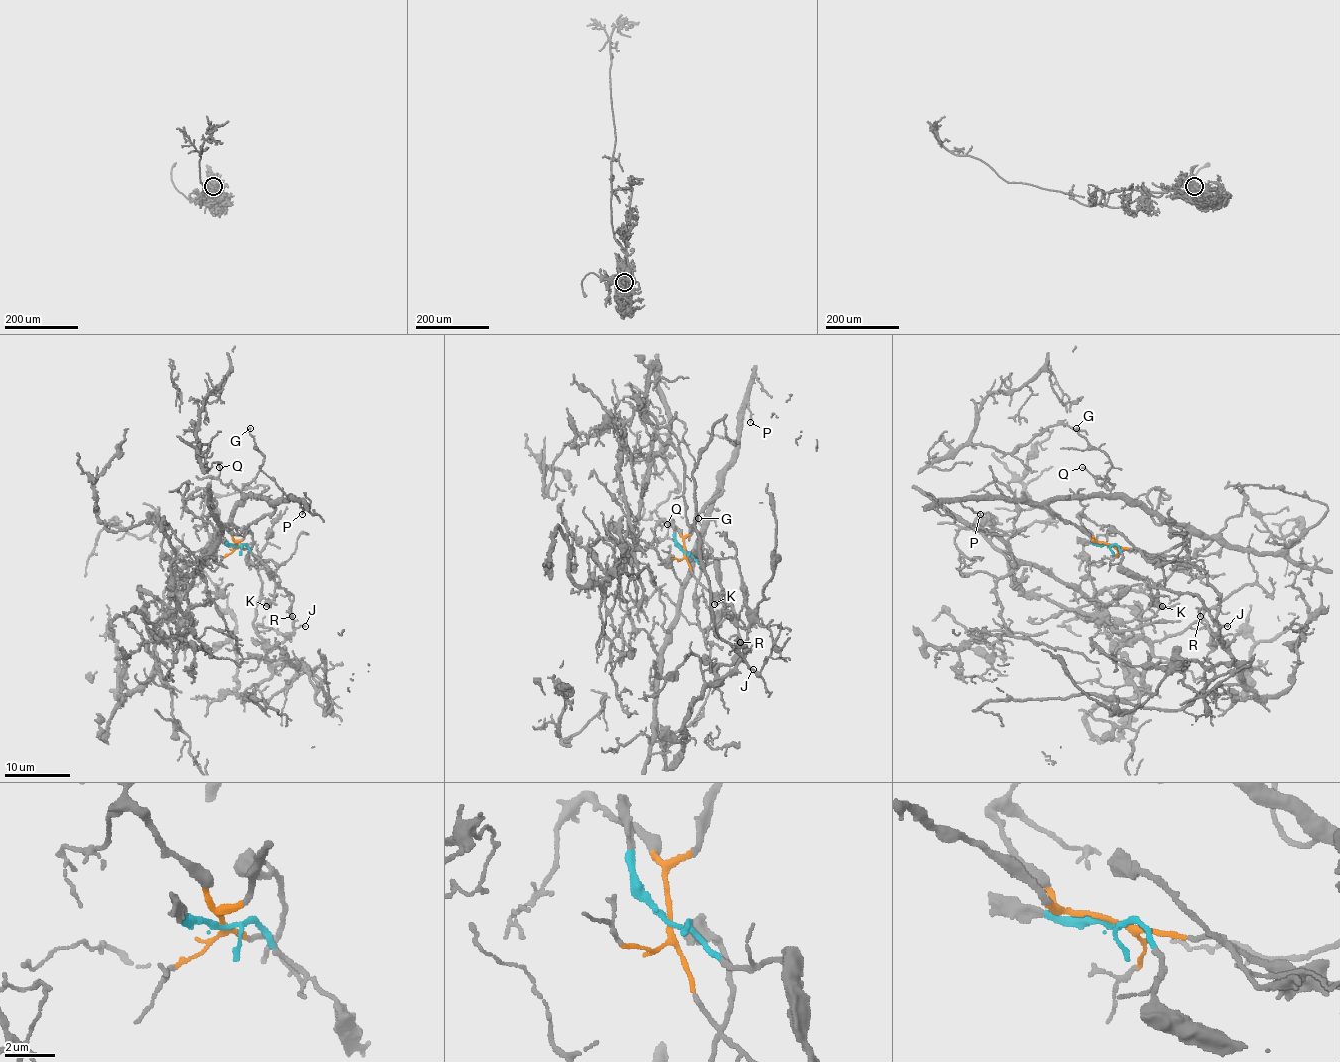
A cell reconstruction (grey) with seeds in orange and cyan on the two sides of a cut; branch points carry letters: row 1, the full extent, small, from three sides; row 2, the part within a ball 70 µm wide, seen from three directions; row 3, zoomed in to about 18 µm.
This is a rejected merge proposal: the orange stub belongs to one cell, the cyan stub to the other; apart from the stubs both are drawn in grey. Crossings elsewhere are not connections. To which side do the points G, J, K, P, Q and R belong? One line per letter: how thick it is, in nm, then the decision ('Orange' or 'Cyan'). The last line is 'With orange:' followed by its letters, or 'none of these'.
G: Thickness 140 nm. Orange
J: Thickness 110 nm. Cyan
K: Thickness 480 nm. Cyan
P: Thickness 110 nm. Orange
Q: Thickness 100 nm. Orange
R: Thickness 90 nm. Cyan
With orange: G, P, Q

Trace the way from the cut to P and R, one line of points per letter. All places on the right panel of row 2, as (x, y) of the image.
P: (1110, 544), (1098, 543), (1044, 507), (1005, 498), (964, 498), (961, 503), (980, 513)
R: (1110, 544), (1118, 548), (1123, 566), (1149, 579), (1157, 587), (1193, 594), (1203, 605), (1200, 616)

